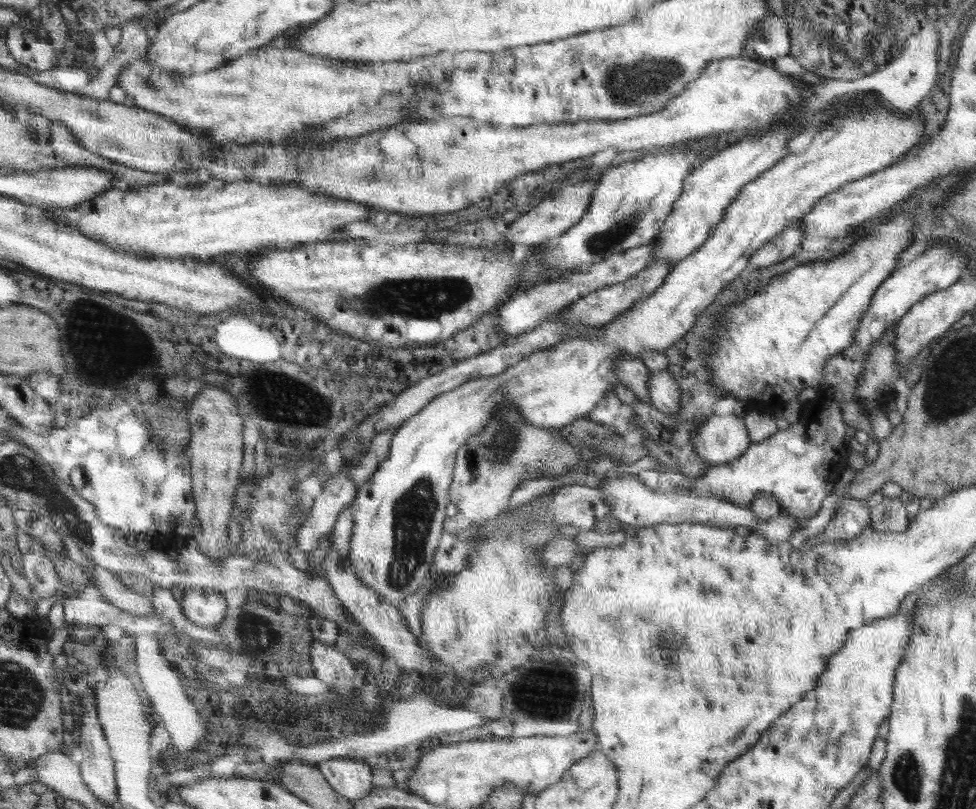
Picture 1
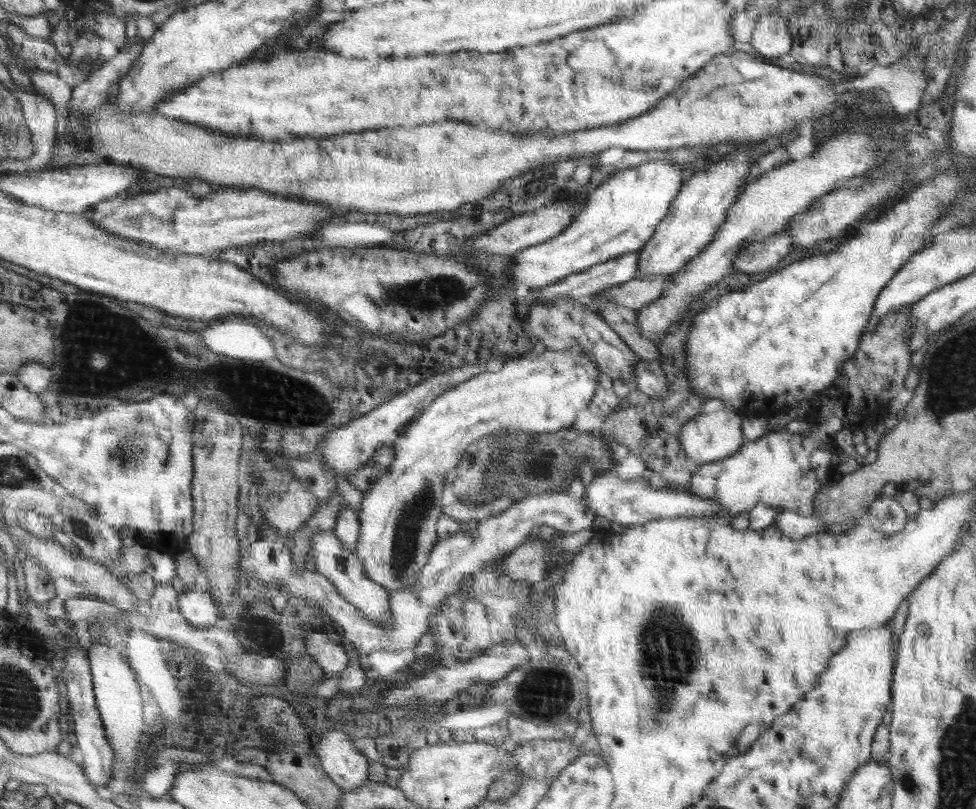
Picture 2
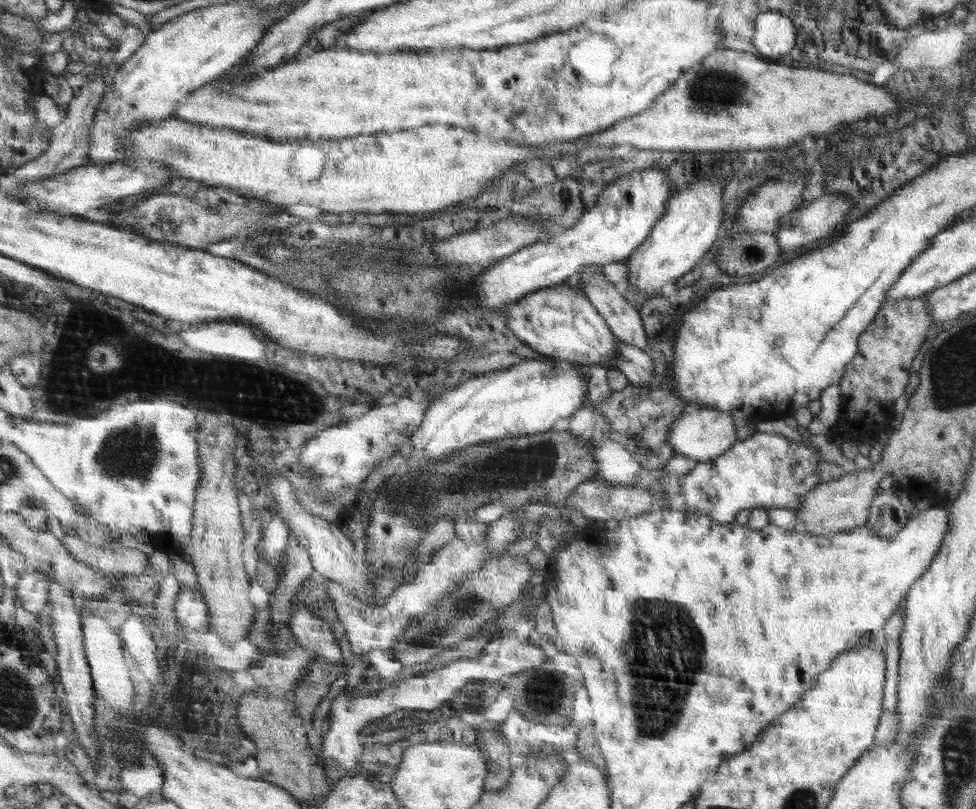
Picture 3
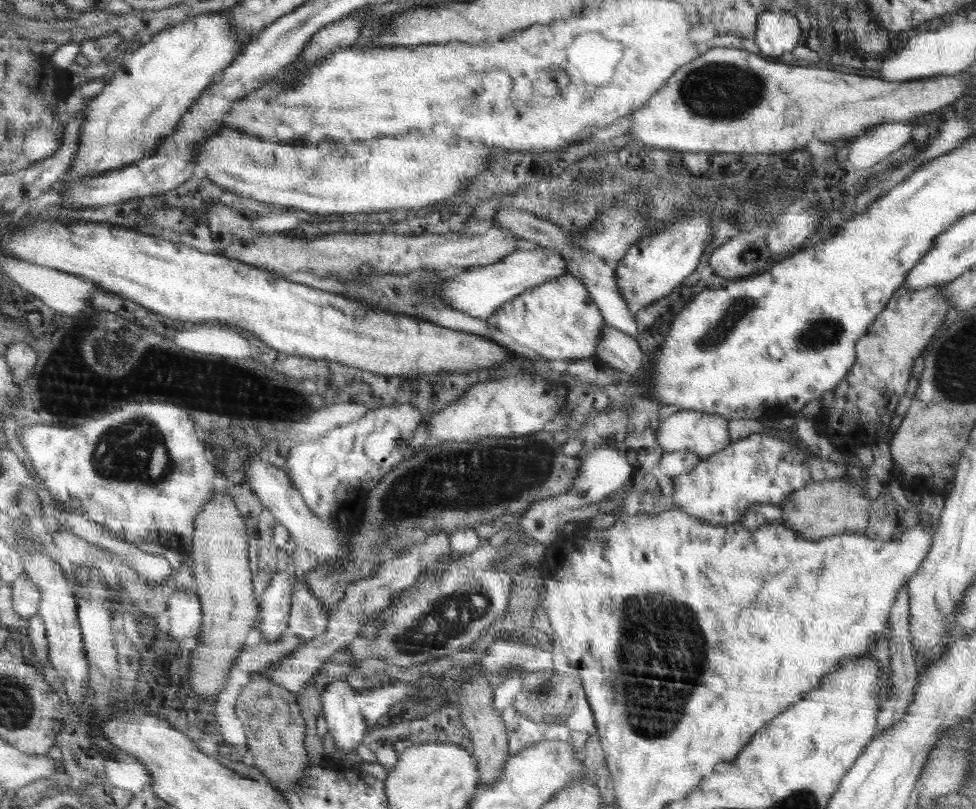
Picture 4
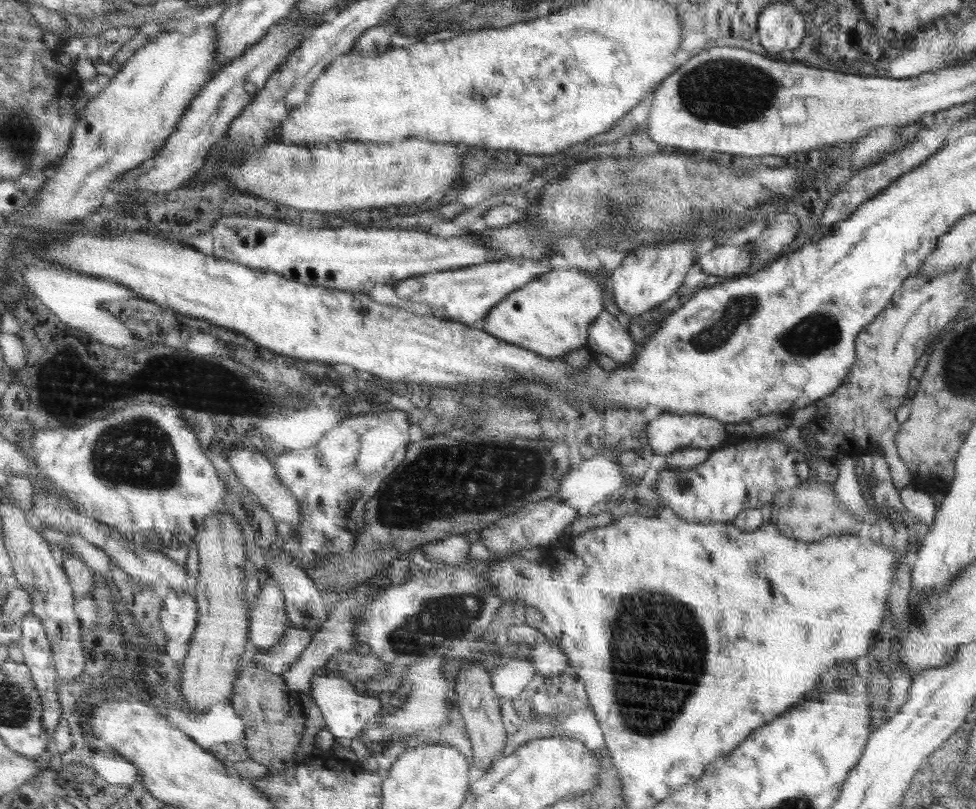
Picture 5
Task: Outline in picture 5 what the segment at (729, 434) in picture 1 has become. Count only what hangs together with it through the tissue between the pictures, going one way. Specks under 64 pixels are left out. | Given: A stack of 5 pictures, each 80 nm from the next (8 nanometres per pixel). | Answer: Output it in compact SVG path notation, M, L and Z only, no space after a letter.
M662 413L647 424L647 442L655 454L667 456L674 451L689 448L703 448L708 452L714 452L722 448L723 440L729 439L725 430L725 424L702 414L670 414Z

